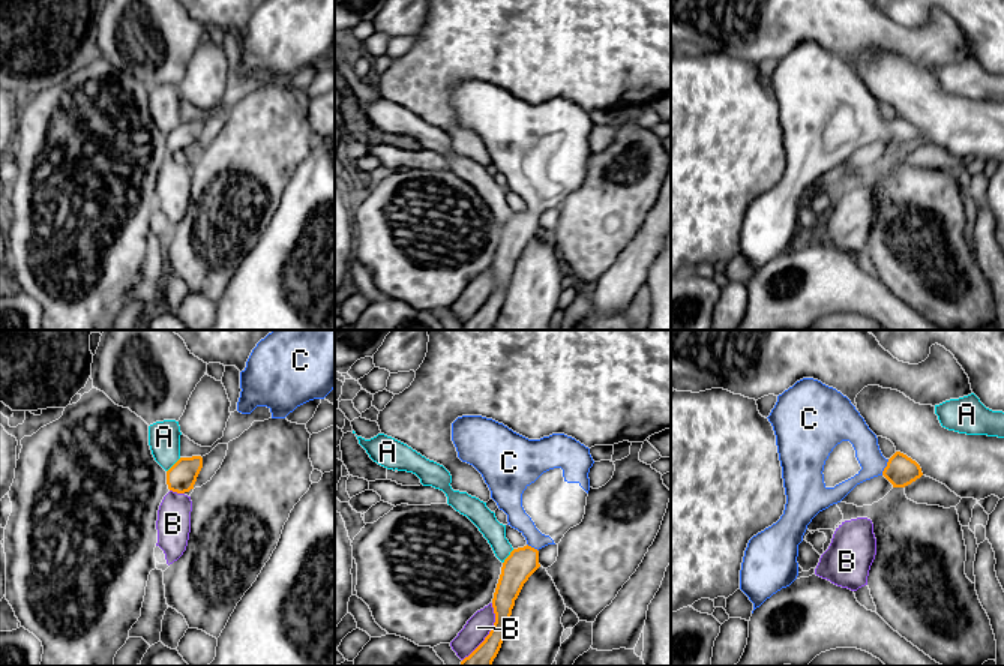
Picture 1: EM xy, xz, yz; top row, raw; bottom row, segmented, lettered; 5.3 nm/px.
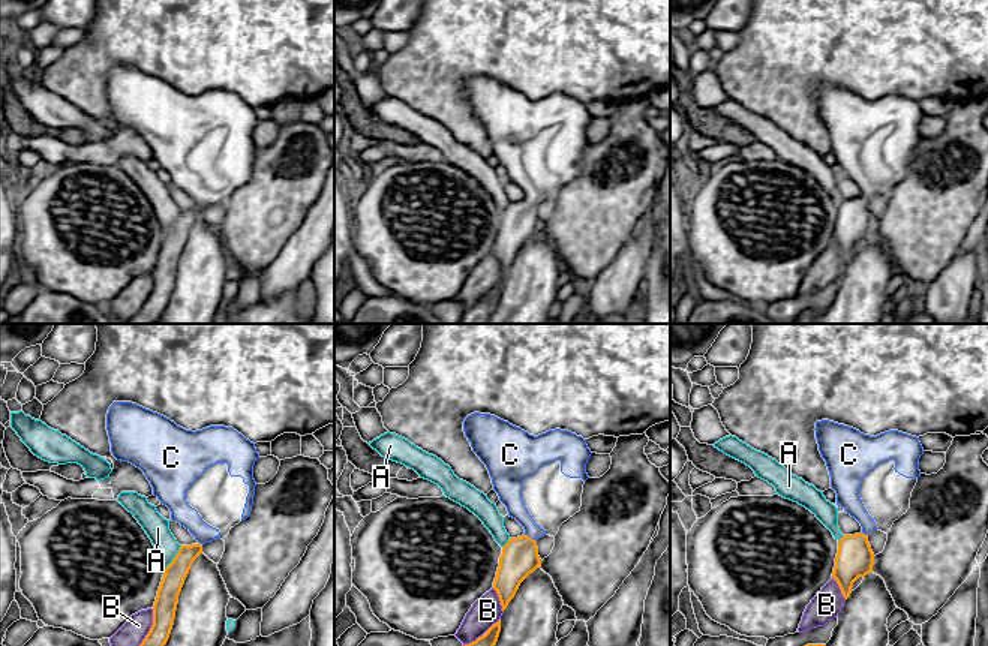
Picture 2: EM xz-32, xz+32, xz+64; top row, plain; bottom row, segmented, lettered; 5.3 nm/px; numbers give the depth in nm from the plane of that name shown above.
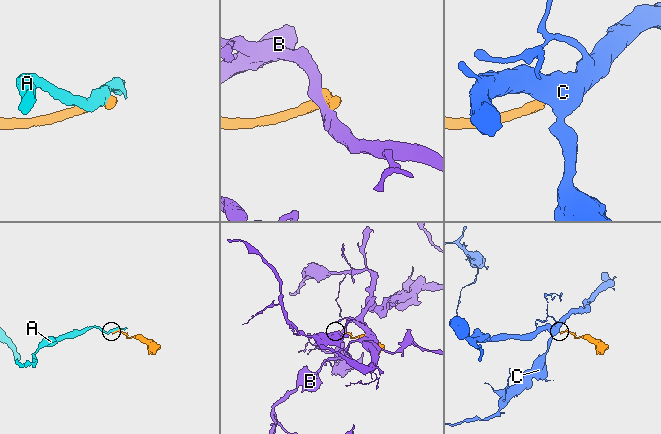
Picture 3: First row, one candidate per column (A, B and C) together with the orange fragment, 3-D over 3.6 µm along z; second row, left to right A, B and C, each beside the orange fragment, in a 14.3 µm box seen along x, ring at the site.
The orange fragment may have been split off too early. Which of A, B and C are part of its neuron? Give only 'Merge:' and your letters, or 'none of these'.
Merge: C

